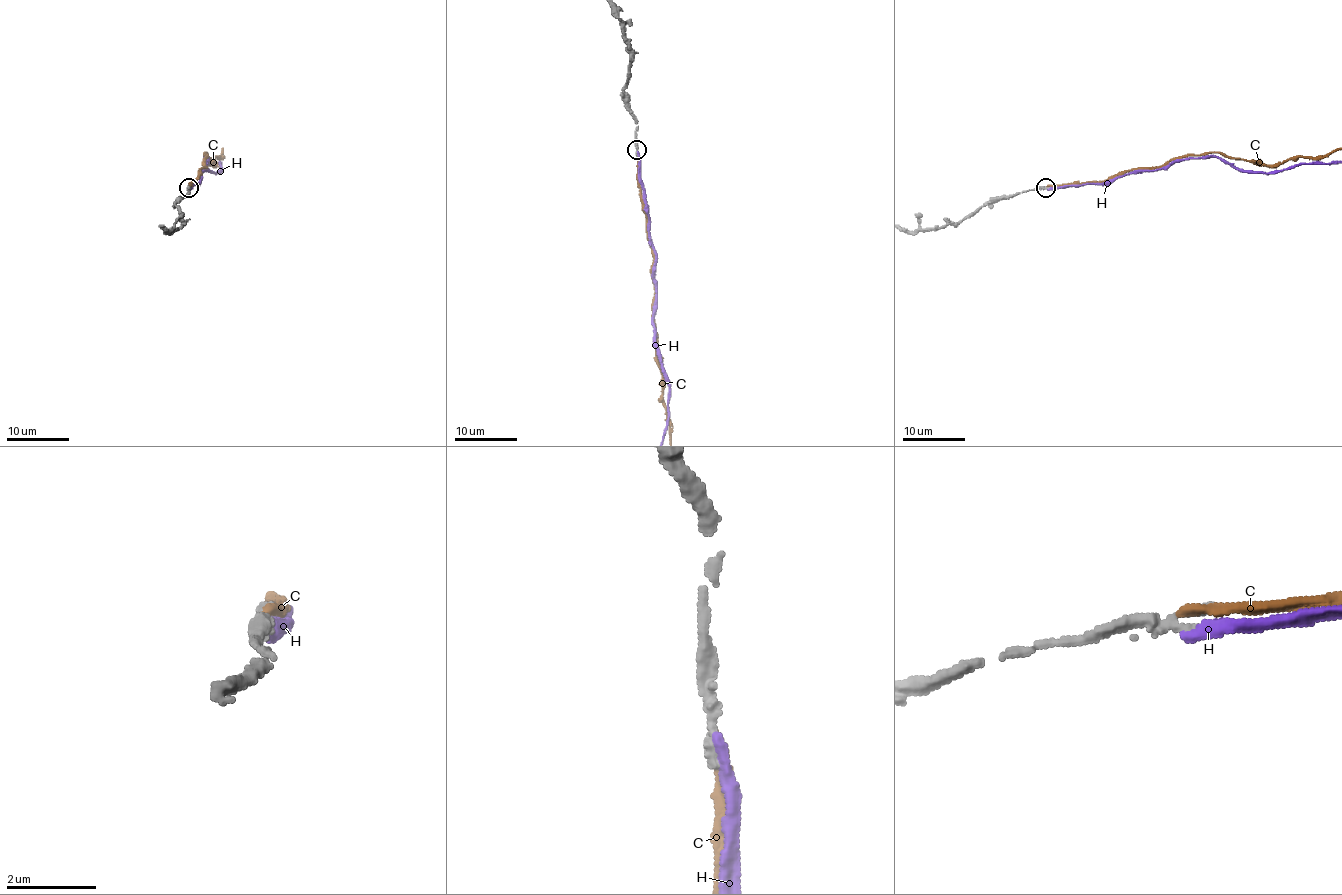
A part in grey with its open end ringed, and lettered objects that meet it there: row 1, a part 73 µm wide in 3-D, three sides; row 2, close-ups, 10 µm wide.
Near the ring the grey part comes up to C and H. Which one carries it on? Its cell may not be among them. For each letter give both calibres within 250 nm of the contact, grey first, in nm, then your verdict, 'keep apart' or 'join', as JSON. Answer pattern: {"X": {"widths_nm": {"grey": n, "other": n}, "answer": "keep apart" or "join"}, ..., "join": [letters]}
{"C": {"widths_nm": {"grey": 130, "other": 300}, "answer": "keep apart"}, "H": {"widths_nm": {"grey": 160, "other": 280}, "answer": "keep apart"}, "join": []}

